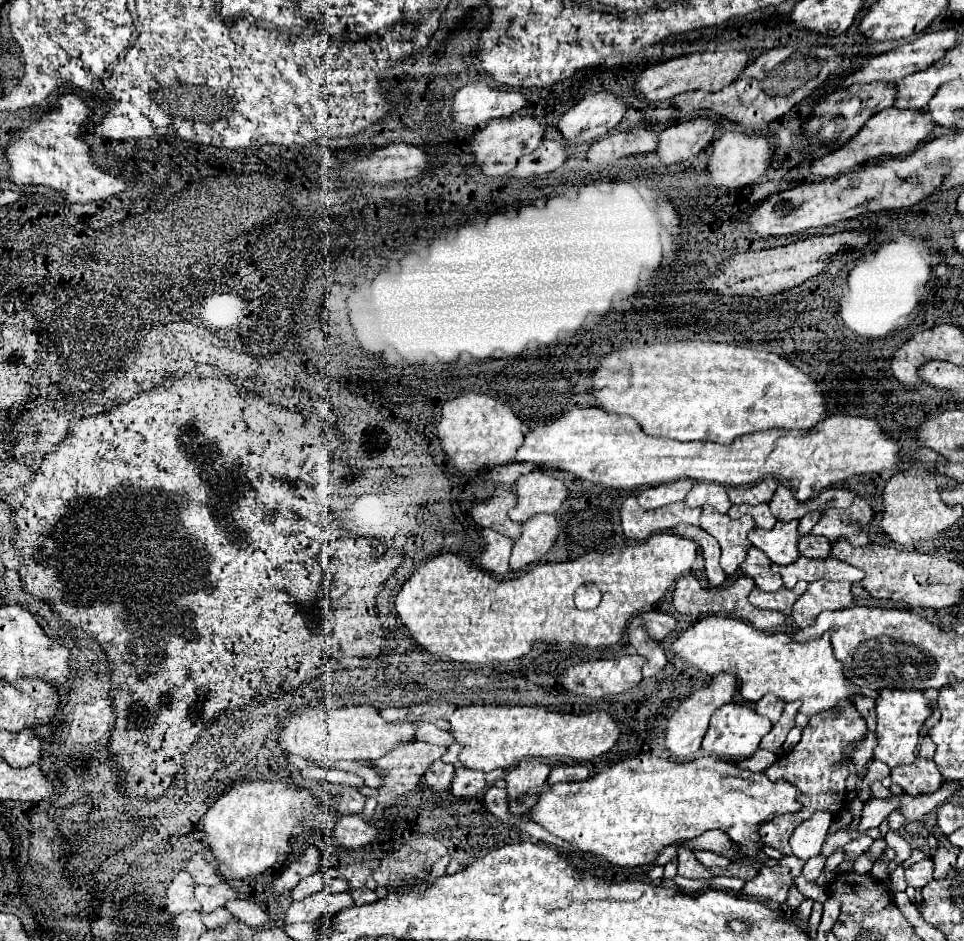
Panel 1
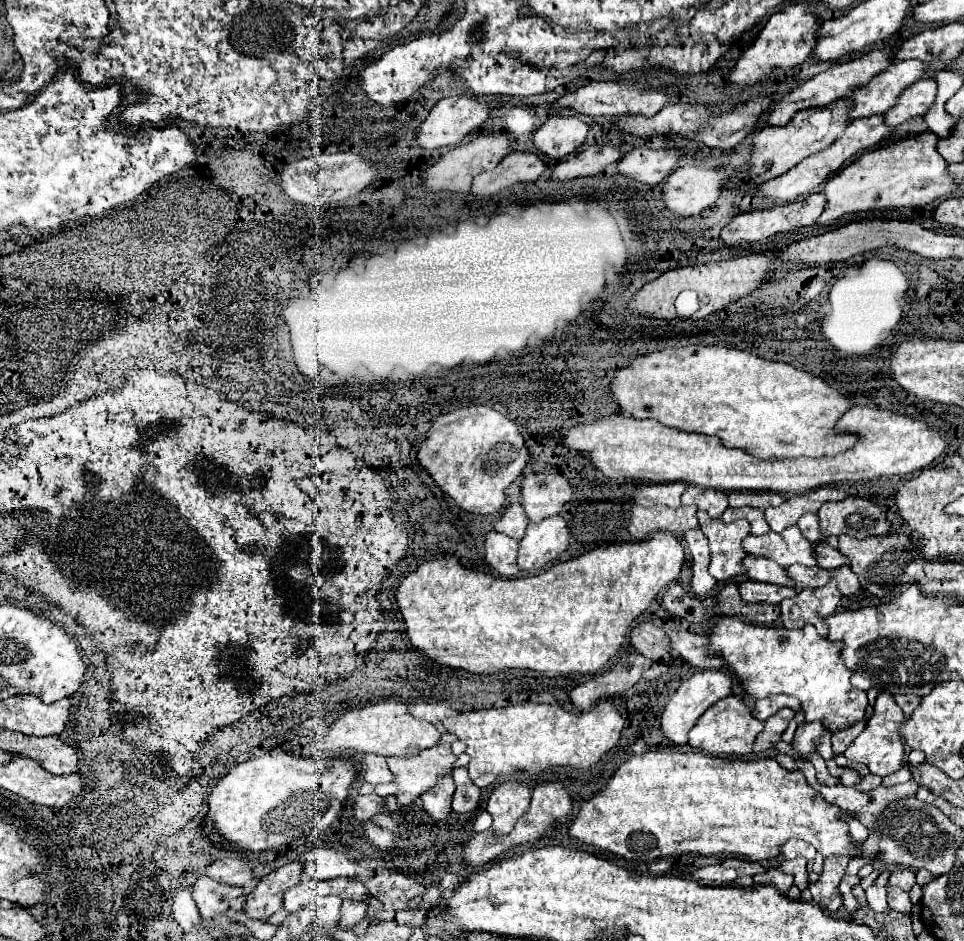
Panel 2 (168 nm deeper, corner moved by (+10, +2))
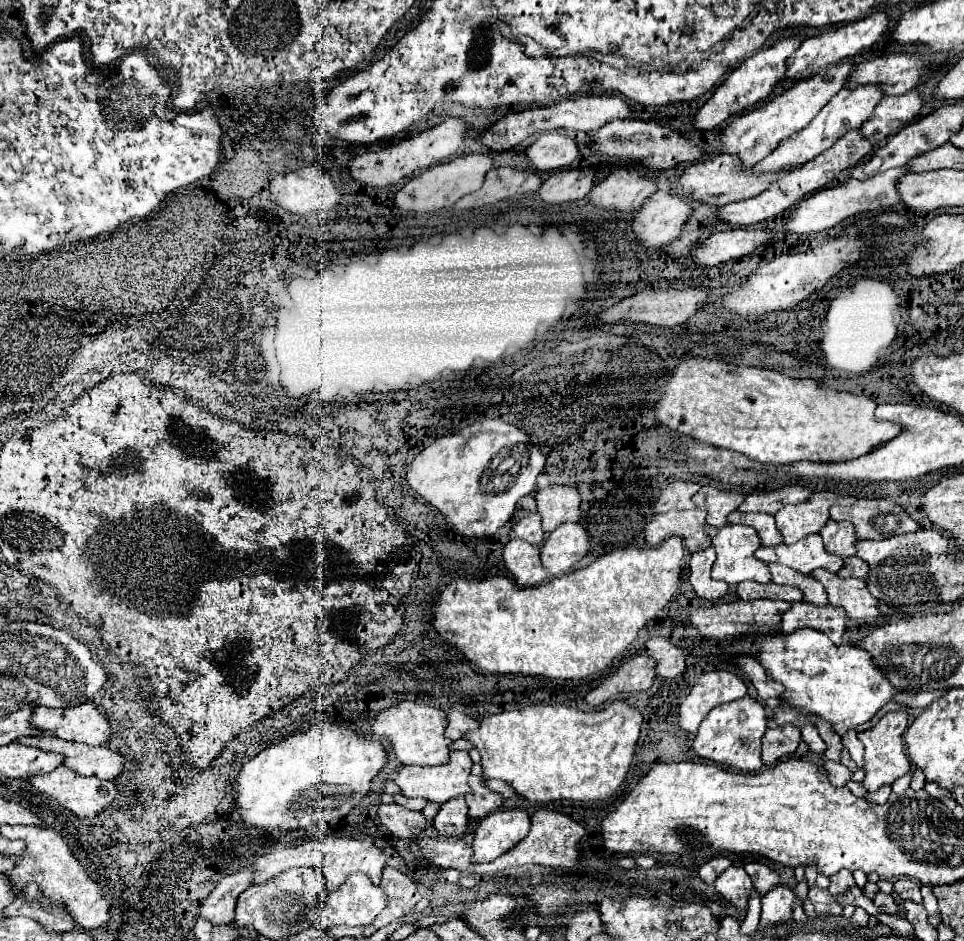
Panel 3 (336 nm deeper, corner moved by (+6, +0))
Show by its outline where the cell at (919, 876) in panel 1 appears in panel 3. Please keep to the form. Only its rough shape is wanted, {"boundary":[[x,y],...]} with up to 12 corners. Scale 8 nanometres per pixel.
{"boundary":[[908,878],[894,882],[894,892],[900,898],[922,904],[920,884]]}

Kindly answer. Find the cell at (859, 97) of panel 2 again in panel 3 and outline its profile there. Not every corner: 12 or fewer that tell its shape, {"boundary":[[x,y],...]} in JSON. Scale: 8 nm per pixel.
{"boundary":[[880,86],[842,88],[756,172],[796,168],[860,128]]}

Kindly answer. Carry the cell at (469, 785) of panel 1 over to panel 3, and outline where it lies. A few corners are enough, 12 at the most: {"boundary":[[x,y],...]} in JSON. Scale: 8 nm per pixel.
{"boundary":[[472,774],[464,800],[468,816],[480,820],[504,804]]}

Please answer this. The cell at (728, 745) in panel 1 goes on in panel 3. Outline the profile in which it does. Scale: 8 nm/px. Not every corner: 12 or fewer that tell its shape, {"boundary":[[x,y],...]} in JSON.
{"boundary":[[752,696],[708,712],[700,758],[762,768],[766,710]]}

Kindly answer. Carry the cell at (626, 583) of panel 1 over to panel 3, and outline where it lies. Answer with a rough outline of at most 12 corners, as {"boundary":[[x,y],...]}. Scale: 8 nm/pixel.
{"boundary":[[682,540],[528,588],[454,578],[432,628],[480,670],[610,668],[680,582]]}

